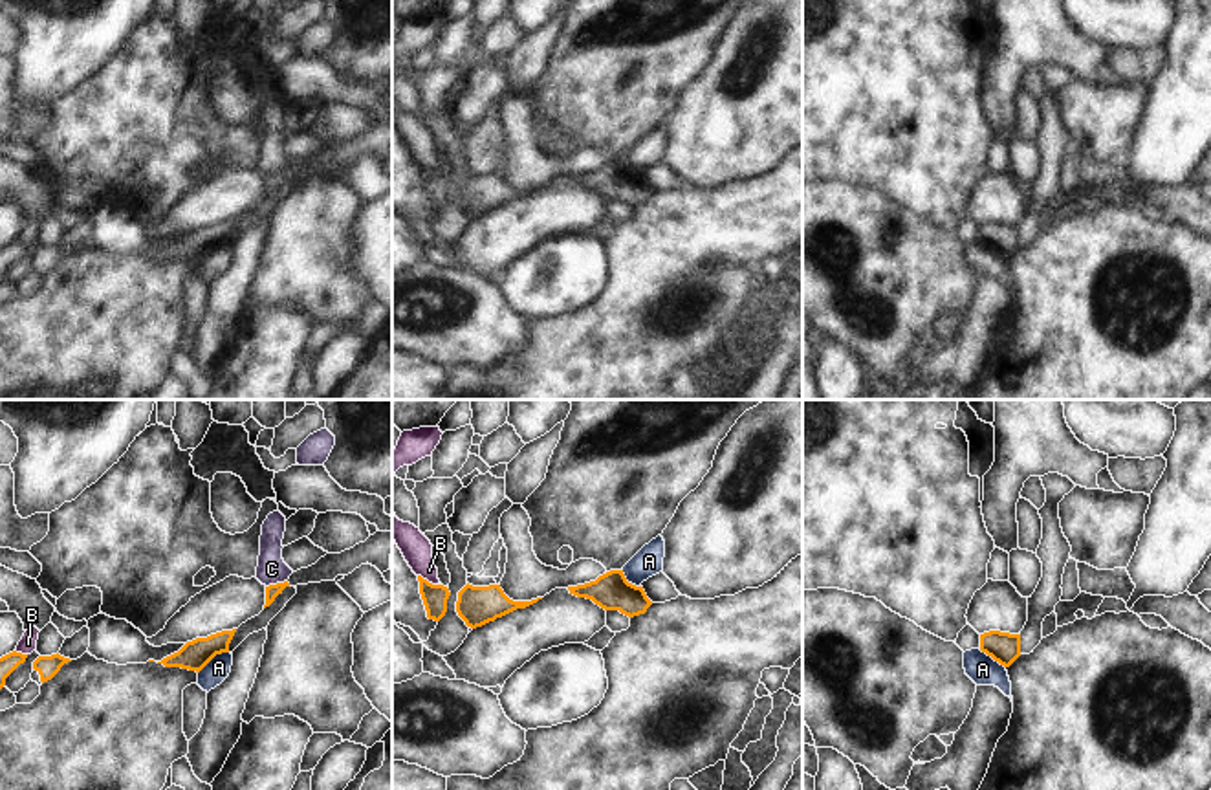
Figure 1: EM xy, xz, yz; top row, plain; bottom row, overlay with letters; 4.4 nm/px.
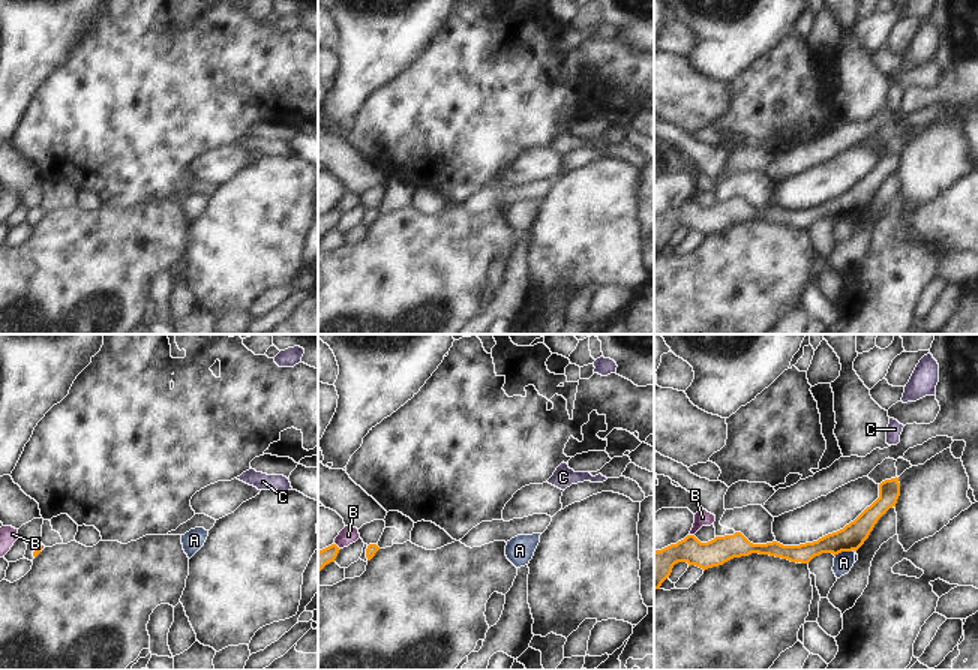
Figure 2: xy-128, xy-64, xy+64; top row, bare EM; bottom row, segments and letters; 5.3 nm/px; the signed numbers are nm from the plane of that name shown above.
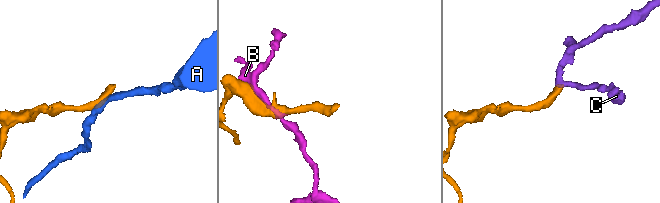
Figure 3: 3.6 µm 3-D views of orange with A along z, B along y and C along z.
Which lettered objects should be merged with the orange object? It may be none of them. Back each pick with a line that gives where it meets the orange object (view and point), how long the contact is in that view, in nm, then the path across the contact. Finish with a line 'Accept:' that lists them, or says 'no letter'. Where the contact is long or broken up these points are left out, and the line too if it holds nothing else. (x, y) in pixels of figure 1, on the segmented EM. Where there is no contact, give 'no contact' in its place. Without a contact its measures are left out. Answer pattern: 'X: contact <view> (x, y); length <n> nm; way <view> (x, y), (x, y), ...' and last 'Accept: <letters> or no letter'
Accept: no letter

